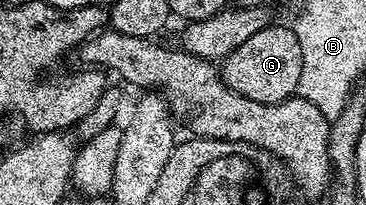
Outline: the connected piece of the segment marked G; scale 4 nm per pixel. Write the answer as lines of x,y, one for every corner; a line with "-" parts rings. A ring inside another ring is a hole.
272,25
253,33
249,41
237,45
221,63
221,82
229,89
249,97
249,101
280,103
292,98
301,81
301,45
290,26

